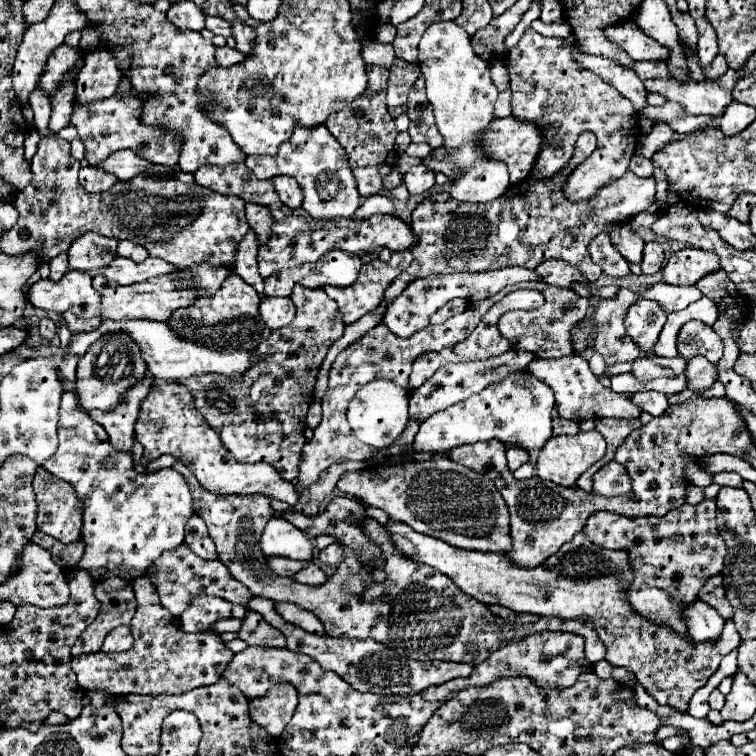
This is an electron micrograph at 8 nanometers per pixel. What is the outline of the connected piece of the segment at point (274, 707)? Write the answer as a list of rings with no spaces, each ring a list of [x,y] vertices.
[[[283,682],[269,688],[265,696],[251,698],[249,716],[253,722],[265,728],[269,736],[277,738],[289,724],[295,706],[297,706],[297,690],[289,682]]]

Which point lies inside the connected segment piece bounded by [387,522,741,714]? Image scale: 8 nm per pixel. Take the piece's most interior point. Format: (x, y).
(577, 581)

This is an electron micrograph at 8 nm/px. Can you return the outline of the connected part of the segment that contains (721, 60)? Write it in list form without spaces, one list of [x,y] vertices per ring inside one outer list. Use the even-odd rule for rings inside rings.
[[[717,54],[715,60],[703,70],[703,74],[705,74],[707,80],[715,80],[715,78],[723,76],[727,68],[729,68],[729,66],[727,66],[727,62],[725,62],[725,56],[723,56],[723,54]]]

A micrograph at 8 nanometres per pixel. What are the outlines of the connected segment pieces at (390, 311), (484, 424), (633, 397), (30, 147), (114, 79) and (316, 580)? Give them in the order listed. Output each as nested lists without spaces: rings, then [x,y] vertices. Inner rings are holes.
[[[501,268],[501,270],[485,270],[485,272],[463,272],[463,274],[445,274],[445,276],[429,276],[429,278],[419,278],[417,282],[411,282],[395,300],[393,306],[387,308],[383,316],[383,324],[401,338],[407,338],[415,334],[417,330],[429,326],[429,318],[433,312],[437,312],[441,306],[445,306],[453,298],[465,298],[465,300],[485,300],[487,296],[497,294],[501,288],[509,284],[519,284],[527,280],[541,280],[533,270],[527,268]]]
[[[529,372],[511,374],[509,378],[505,378],[505,382],[499,382],[497,386],[487,386],[485,390],[481,390],[481,394],[475,394],[465,402],[457,402],[421,422],[413,448],[417,452],[445,452],[453,446],[495,438],[505,444],[515,444],[529,454],[541,452],[547,440],[553,436],[553,406],[555,398],[549,386],[533,378],[533,374]]]
[[[633,392],[627,398],[637,404],[641,410],[649,412],[651,416],[661,416],[667,410],[667,396],[661,392]]]
[[[31,129],[25,138],[24,142],[24,155],[28,163],[31,162],[35,152],[37,151],[40,141],[40,134],[36,129]]]
[[[95,50],[85,56],[85,66],[77,76],[77,104],[87,106],[115,94],[121,80],[117,62],[107,50]]]
[[[309,564],[303,570],[299,570],[295,574],[295,580],[301,584],[309,584],[309,586],[319,586],[327,580],[327,574],[317,566],[317,564]]]

